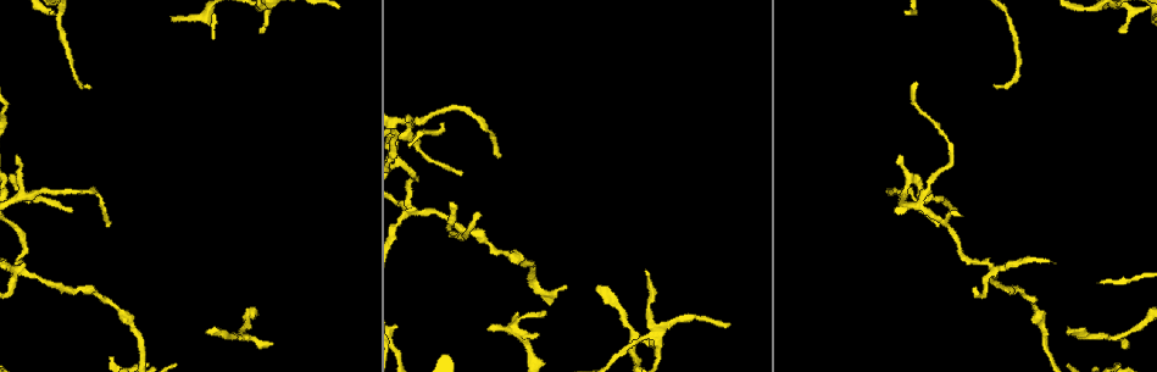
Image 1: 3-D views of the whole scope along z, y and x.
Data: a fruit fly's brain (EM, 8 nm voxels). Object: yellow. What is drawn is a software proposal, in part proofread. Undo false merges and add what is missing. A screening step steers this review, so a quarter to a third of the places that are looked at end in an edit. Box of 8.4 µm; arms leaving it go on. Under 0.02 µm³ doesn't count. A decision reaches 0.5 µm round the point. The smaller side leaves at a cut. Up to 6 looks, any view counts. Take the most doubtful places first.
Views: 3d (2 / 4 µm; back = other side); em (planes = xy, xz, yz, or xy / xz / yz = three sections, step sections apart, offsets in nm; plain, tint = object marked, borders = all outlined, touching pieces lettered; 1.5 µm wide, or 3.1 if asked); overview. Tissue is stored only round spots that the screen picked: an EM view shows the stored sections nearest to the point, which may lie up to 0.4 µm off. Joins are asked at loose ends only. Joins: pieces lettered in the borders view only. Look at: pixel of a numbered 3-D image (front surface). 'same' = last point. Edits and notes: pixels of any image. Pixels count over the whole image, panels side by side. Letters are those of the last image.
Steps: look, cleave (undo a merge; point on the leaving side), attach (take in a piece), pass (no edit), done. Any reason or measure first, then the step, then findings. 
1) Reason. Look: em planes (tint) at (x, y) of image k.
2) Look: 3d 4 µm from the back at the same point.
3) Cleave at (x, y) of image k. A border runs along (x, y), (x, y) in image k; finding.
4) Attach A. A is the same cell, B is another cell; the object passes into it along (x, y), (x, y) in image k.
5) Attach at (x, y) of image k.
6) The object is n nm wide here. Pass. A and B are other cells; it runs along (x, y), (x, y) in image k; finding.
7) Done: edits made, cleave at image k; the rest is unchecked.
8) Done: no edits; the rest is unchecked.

Look: em xy step 4 (borders) at (19, 269) of image 1.

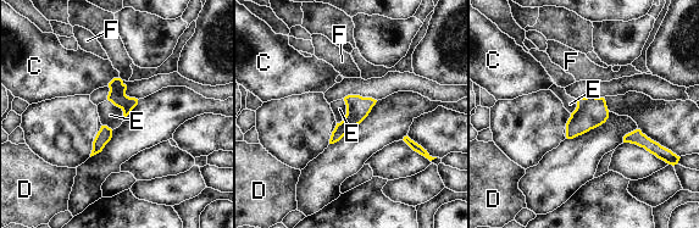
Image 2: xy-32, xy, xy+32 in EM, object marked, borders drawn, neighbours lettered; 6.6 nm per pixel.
Pass. C, D, E and F are other cells; a border runs along (344, 99), (345, 116), (337, 123) in image 2; one neuron here.

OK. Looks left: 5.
Look: em planes (borders) at (498, 159) of image 1.

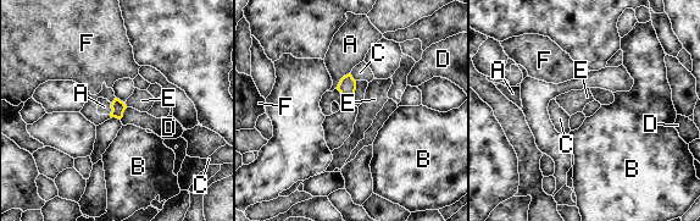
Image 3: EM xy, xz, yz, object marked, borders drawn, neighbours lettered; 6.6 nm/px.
The object is 90 nm wide here. Pass. A, B, C, D, E and F are other cells; a border runs along (350, 72), (340, 79), (335, 88) in image 3; none of them fits.

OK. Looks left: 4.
Free end. Look: em planes (tint) at (1072, 329) of image 1.

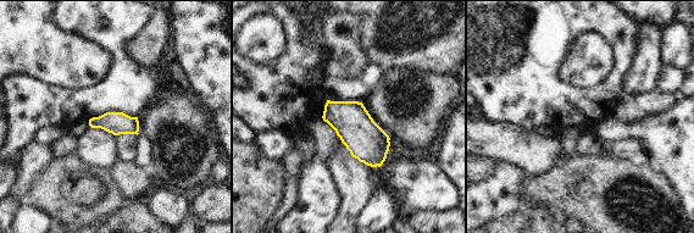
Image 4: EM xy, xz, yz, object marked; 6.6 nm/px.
What lies round it. Look: em planes (borders) at the same point.

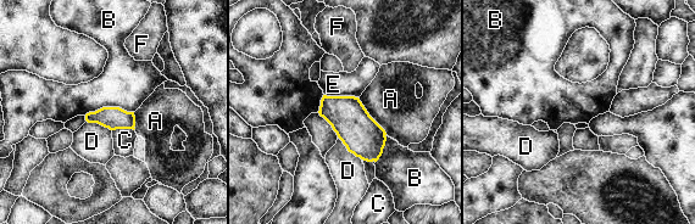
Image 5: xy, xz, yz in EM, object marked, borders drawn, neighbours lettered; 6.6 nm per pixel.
The object is 150 nm wide here. Pass. A, B, C, D, E and F are other cells; a border runs along (133, 111), (100, 107), (84, 115) in image 5; no lettered piece goes on from it.

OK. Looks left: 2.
Done: no edits; the rest is unchecked.

